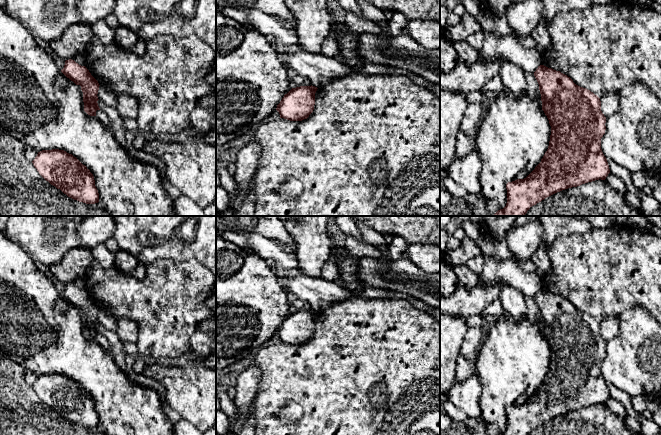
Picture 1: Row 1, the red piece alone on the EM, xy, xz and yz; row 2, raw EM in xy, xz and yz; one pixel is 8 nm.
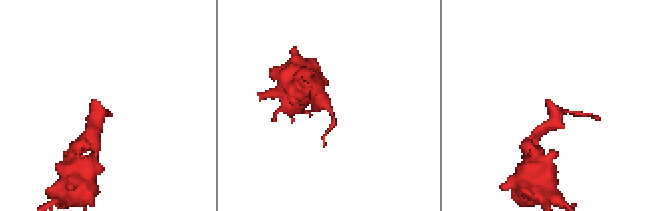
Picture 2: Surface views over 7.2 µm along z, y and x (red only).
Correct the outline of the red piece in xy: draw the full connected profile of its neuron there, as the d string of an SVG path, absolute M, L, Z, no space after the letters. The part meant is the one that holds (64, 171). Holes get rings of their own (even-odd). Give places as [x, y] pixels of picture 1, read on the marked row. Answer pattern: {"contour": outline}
{"contour": "M59 149L42 150L32 163L46 181L68 197L86 204L99 202L93 174L72 154Z"}

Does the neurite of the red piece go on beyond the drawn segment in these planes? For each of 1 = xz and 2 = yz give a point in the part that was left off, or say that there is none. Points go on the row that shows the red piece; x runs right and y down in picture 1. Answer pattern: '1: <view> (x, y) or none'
1: none
2: none

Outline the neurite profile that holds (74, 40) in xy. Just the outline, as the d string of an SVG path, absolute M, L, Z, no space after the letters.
M79 22L70 26L59 38L50 41L49 44L56 56L66 61L75 54L85 52L91 40L91 26Z

